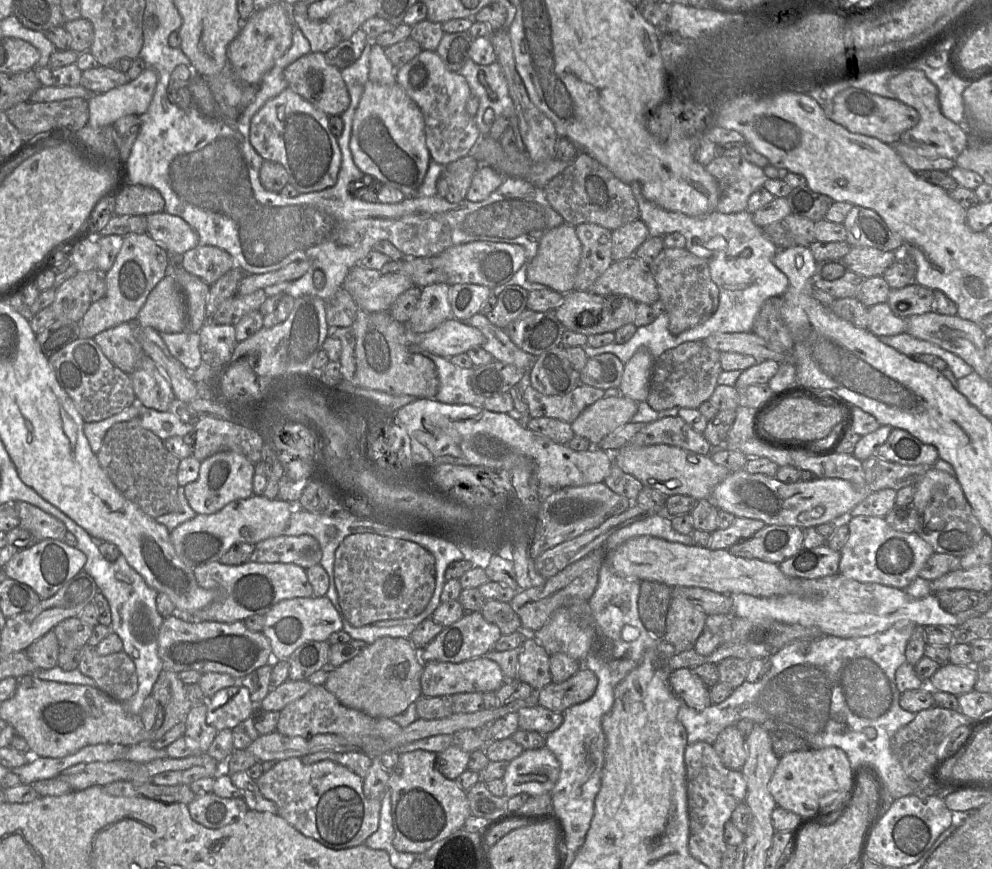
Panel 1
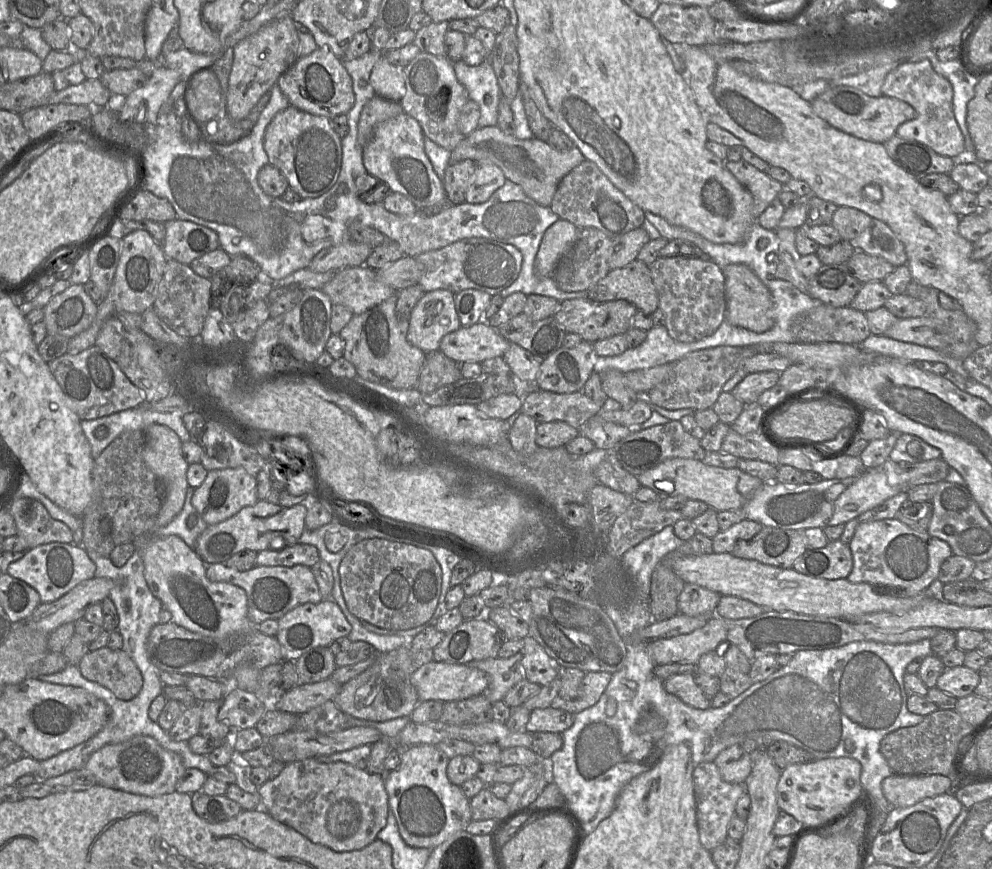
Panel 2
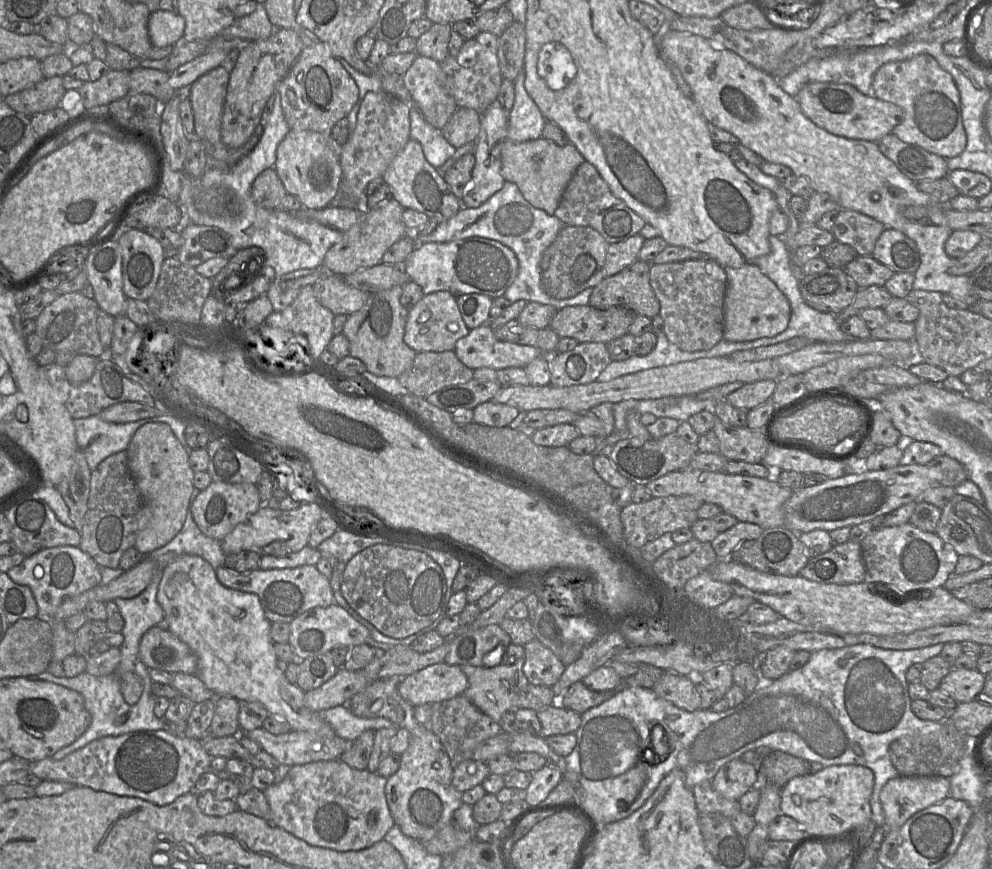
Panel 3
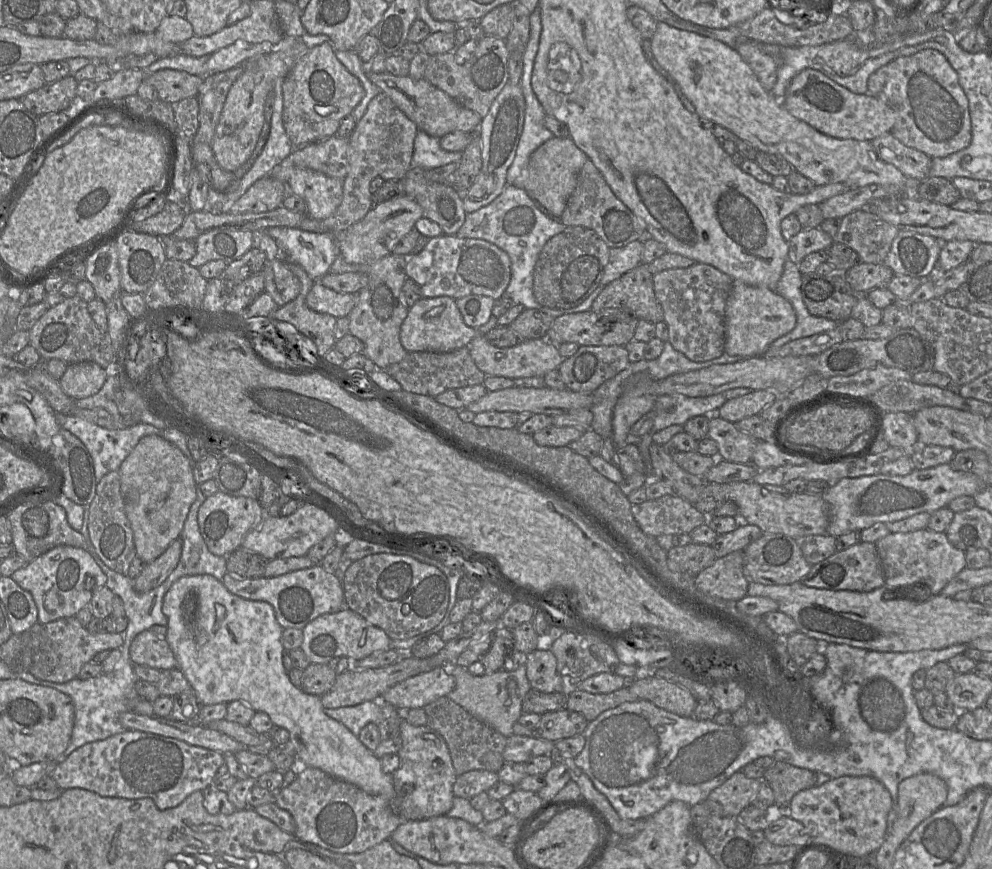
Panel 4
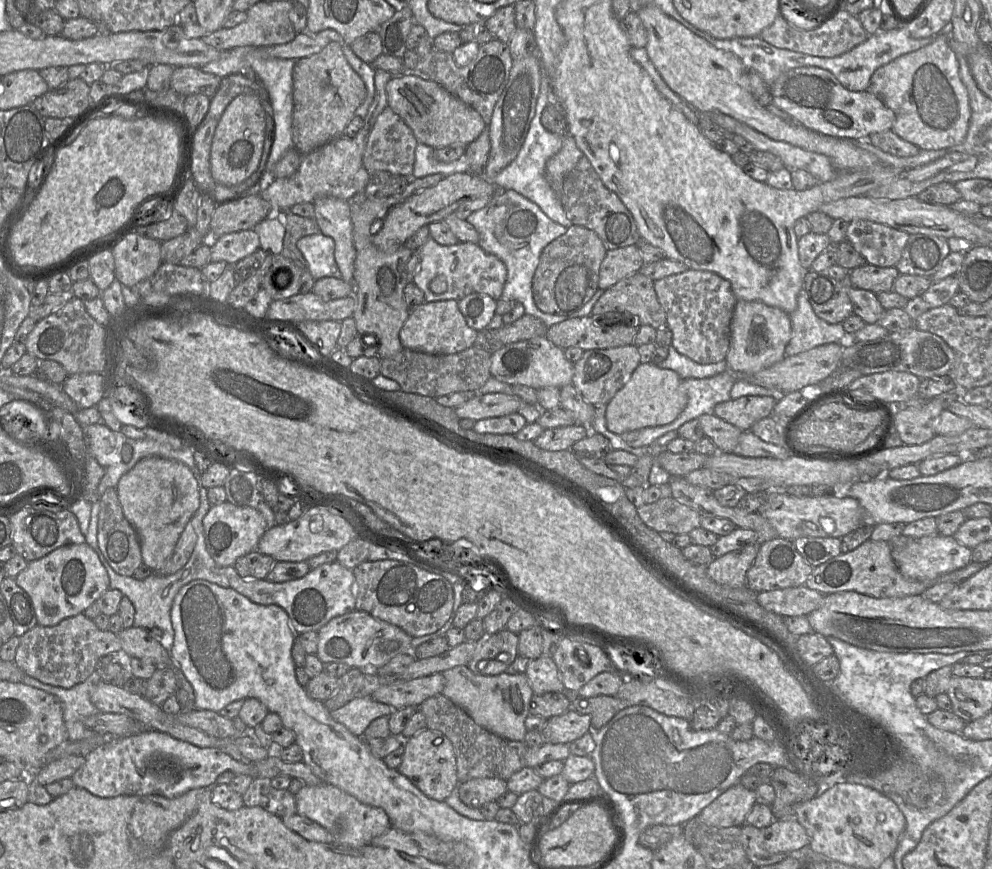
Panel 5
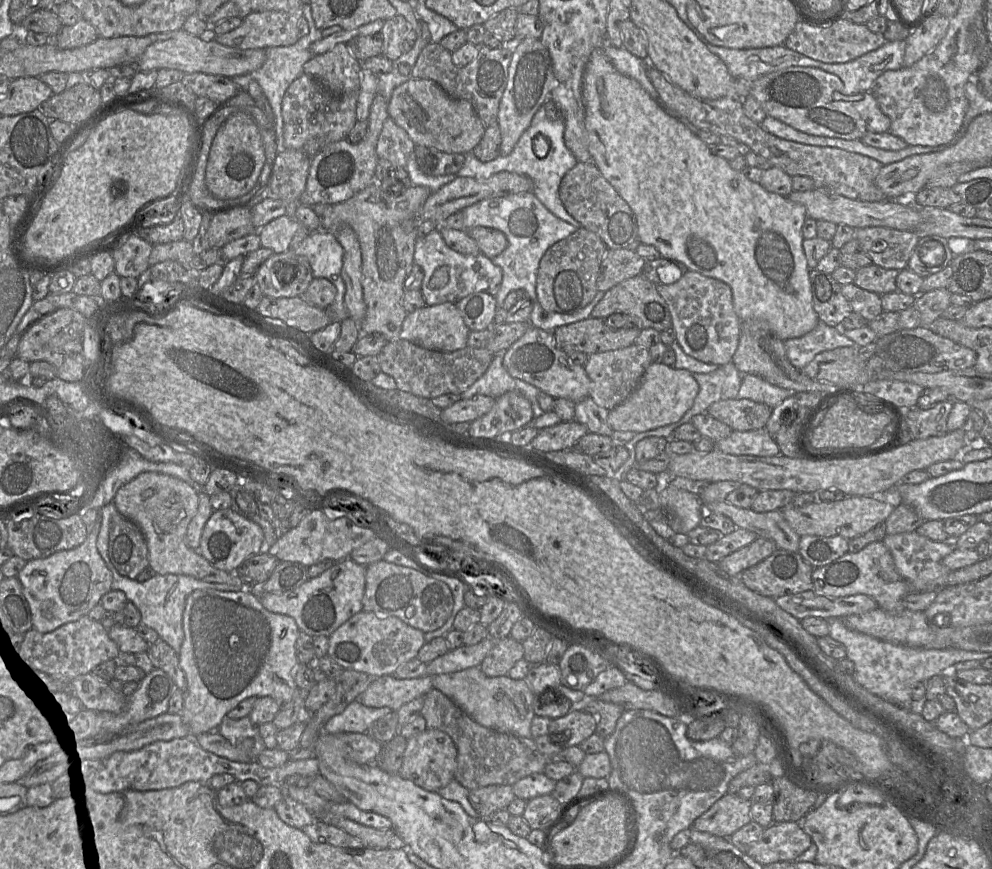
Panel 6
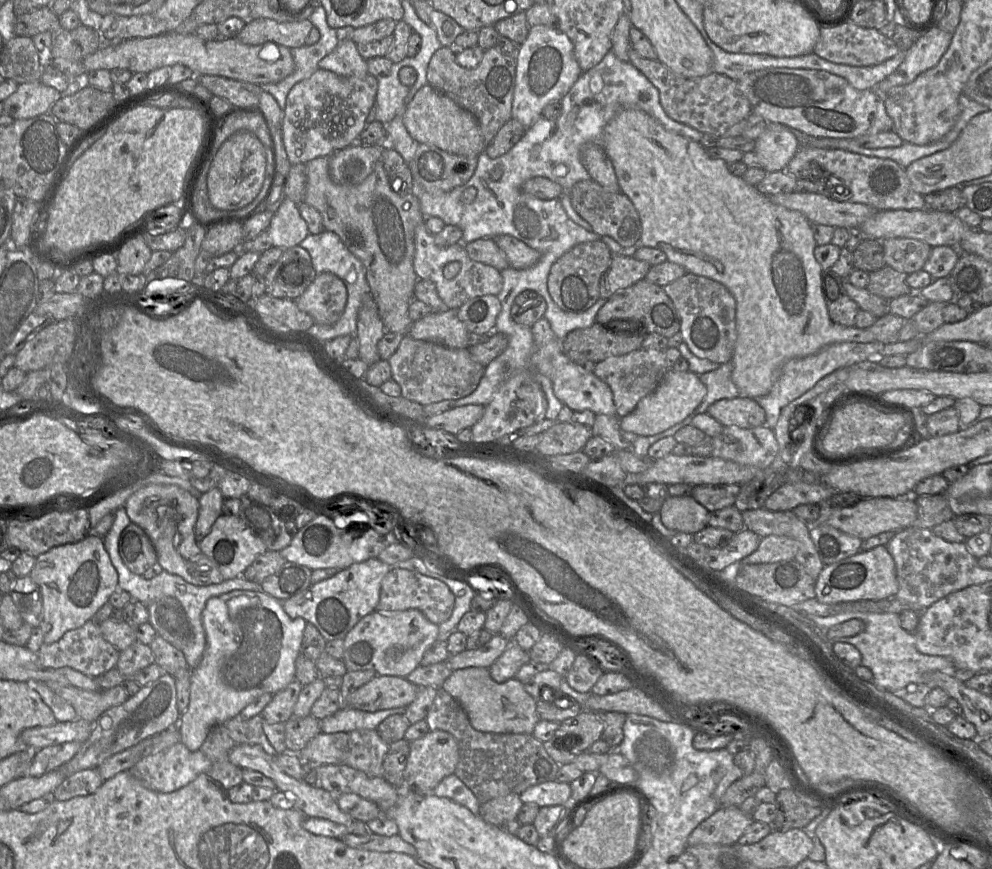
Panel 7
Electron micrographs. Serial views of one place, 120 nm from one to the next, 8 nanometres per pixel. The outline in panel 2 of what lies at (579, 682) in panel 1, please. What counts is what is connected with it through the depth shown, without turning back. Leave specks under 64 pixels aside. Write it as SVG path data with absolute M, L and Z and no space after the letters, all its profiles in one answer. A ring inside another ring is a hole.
M586 672L576 699L565 700L557 696L550 707L576 714L595 705L608 686L611 676L609 672Z

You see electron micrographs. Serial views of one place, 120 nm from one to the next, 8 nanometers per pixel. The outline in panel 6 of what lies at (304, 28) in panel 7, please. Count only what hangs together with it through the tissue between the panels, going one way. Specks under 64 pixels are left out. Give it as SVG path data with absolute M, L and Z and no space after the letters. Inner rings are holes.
M303 6L289 11L254 11L236 29L215 40L225 46L240 49L266 49L290 46L299 40L298 22Z

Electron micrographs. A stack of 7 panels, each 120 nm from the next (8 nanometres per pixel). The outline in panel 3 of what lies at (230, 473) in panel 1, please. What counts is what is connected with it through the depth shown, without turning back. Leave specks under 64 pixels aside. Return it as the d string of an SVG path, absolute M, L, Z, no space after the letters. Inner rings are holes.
M212 481L196 497L192 506L192 512L195 522L202 533L218 541L222 541L238 524L246 521L261 507L262 501L256 484L232 484Z

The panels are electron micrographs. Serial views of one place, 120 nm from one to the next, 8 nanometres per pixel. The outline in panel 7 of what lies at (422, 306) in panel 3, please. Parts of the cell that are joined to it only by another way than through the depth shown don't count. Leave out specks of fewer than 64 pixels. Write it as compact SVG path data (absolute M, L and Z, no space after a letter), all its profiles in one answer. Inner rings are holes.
M456 310L432 312L413 322L407 334L416 340L435 342L452 349L468 348L468 331L459 320Z

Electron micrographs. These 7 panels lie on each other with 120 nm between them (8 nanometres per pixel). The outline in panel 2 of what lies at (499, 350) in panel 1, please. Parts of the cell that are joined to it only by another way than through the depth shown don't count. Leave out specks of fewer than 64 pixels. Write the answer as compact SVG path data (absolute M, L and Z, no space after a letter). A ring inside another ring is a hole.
M510 343L502 357L520 385L523 385L524 388L535 386L535 380L543 359L535 357L516 343Z

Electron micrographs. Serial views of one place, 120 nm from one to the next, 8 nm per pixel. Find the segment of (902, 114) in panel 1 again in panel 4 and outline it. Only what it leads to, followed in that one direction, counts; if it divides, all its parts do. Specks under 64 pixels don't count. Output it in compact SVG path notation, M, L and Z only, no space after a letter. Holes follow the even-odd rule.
M806 68L792 78L781 102L794 117L837 139L871 142L891 133L896 121L896 112L879 98L869 93L853 93L812 68Z

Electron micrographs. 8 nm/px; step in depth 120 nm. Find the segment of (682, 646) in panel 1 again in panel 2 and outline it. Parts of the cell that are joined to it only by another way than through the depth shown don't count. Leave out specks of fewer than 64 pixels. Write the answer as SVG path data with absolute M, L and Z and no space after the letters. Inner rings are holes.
M686 583L677 601L678 612L687 616L713 614L721 595L696 584Z

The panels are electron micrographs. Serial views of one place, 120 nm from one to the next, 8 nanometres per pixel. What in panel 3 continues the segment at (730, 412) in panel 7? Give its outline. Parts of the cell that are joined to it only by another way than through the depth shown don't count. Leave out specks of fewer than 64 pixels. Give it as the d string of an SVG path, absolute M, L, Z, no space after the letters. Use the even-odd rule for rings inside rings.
M772 379L746 383L730 393L726 400L734 407L750 410L770 401L777 383L778 380Z

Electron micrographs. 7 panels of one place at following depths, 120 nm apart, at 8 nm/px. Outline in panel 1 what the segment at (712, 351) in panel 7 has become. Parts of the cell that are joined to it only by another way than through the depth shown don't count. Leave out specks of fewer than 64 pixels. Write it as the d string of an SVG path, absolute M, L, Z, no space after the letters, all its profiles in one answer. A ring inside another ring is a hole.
M663 248L649 265L657 283L659 299L669 316L668 329L678 335L707 321L717 310L719 289L710 276L706 261L685 248Z

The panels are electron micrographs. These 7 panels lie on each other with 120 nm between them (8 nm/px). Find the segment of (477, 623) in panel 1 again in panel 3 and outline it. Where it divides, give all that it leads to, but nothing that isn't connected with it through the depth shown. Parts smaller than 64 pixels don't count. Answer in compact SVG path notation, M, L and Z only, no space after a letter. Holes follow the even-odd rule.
M492 624L480 629L460 627L451 638L446 638L446 640L449 641L449 652L445 663L477 667L494 667L501 664L507 647L512 643L510 636L499 624Z

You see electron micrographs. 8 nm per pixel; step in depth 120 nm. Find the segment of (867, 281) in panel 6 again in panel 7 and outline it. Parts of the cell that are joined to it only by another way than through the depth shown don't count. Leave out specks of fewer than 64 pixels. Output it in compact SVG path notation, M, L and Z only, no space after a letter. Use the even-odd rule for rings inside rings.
M890 266L869 272L867 290L888 301L913 292L906 283L908 274L897 271Z

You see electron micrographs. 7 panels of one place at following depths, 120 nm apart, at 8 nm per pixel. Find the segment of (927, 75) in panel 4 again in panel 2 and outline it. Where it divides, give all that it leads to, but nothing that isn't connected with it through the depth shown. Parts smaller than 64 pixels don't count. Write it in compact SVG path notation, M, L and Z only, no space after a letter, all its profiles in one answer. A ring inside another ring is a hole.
M929 60L903 63L885 77L882 85L884 96L897 98L911 105L917 112L914 120L901 124L896 135L926 145L937 154L953 158L958 163L965 149L964 136L953 112L953 88L951 83L939 75Z

